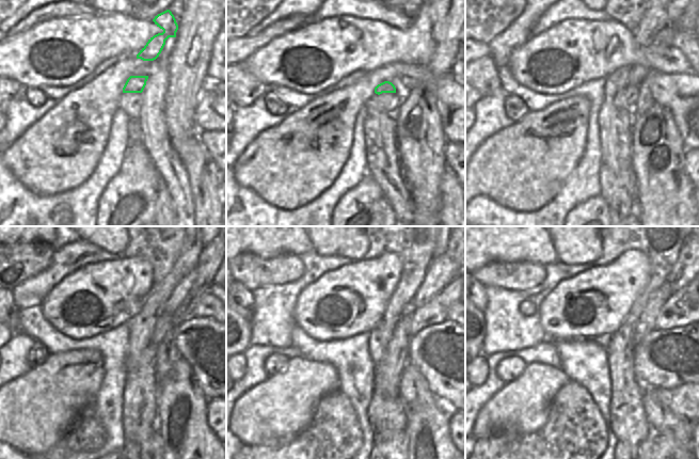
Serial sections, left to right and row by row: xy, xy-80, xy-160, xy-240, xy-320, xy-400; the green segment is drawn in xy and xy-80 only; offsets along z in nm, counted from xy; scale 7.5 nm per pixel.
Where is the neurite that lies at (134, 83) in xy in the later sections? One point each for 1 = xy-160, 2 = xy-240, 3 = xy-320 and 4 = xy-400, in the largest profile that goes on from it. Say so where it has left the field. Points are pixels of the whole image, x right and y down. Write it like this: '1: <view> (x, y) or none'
1: xy-160 (638, 73)
2: xy-240 (183, 288)
3: xy-320 (443, 269)
4: xy-400 (682, 272)

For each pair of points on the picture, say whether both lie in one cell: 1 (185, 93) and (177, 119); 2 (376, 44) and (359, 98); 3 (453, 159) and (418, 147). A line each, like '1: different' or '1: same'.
1: same
2: different
3: different

